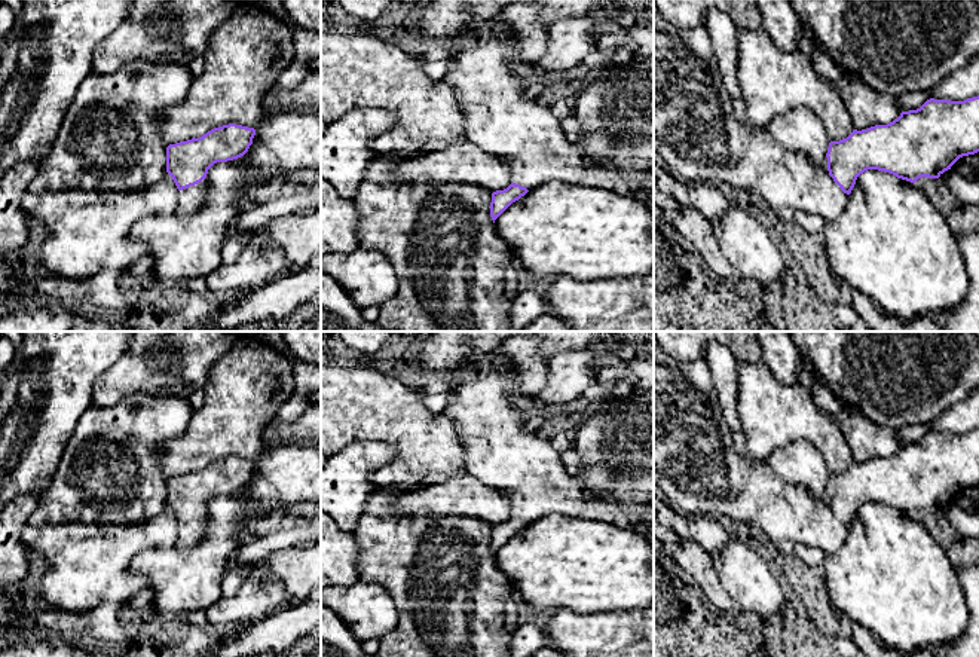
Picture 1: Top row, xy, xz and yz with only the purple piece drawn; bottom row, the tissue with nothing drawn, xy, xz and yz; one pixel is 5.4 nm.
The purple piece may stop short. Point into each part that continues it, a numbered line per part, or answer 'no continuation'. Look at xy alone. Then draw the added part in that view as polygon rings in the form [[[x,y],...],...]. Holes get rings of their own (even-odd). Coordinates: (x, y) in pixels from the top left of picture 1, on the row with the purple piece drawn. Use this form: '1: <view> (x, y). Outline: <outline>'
1: xy (190, 199). Outline: [[[205,180],[201,183],[190,186],[187,189],[178,190],[178,202],[175,214],[178,216],[189,216],[195,211],[198,211],[205,201],[205,196],[208,193],[208,184]]]

